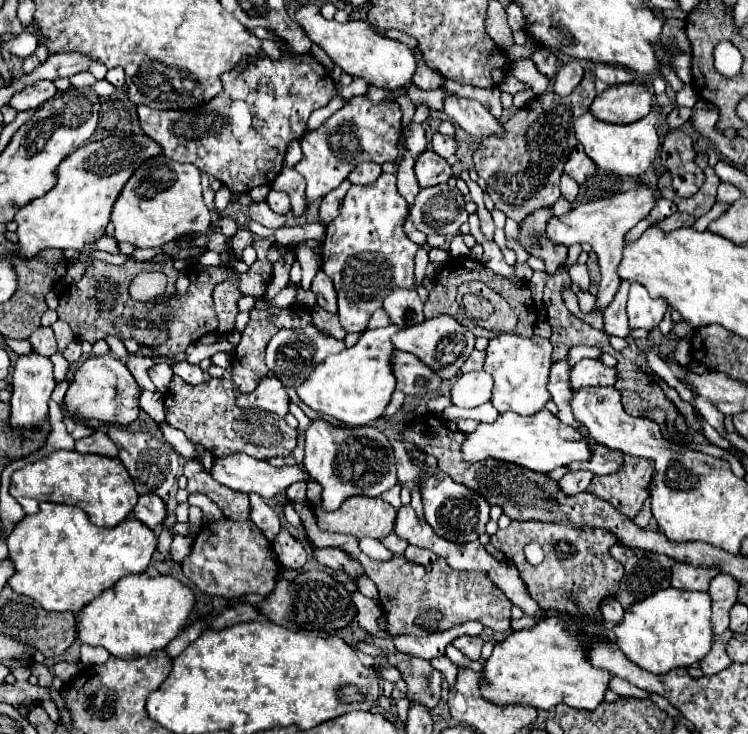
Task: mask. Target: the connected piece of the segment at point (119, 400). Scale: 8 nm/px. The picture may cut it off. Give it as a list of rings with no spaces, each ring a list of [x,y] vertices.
[[[90,355],[74,373],[74,379],[70,381],[70,389],[64,397],[64,409],[74,419],[98,419],[98,421],[110,421],[116,425],[132,423],[138,417],[138,397],[140,387],[130,375],[126,363],[120,359],[108,355]]]

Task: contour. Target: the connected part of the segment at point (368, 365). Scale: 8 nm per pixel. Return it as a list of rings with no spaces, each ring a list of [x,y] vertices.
[[[392,325],[382,329],[368,329],[354,347],[346,347],[340,355],[328,357],[322,365],[318,365],[312,377],[302,383],[296,393],[298,397],[312,407],[314,411],[328,415],[332,419],[340,419],[350,427],[372,425],[378,417],[382,417],[386,405],[396,391],[394,377],[394,345],[390,337],[396,333]]]

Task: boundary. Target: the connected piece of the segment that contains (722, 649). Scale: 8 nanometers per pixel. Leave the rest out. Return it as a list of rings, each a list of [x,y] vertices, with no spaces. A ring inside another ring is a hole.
[[[714,641],[710,653],[700,661],[700,669],[704,671],[704,675],[714,675],[714,673],[724,671],[730,663],[732,661],[726,655],[726,645],[720,643],[720,641]]]

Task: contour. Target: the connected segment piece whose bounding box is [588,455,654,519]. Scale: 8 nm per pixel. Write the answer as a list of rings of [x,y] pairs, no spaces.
[[[626,455],[624,467],[606,477],[594,477],[588,493],[608,501],[628,519],[634,519],[648,499],[654,465],[648,459]]]

